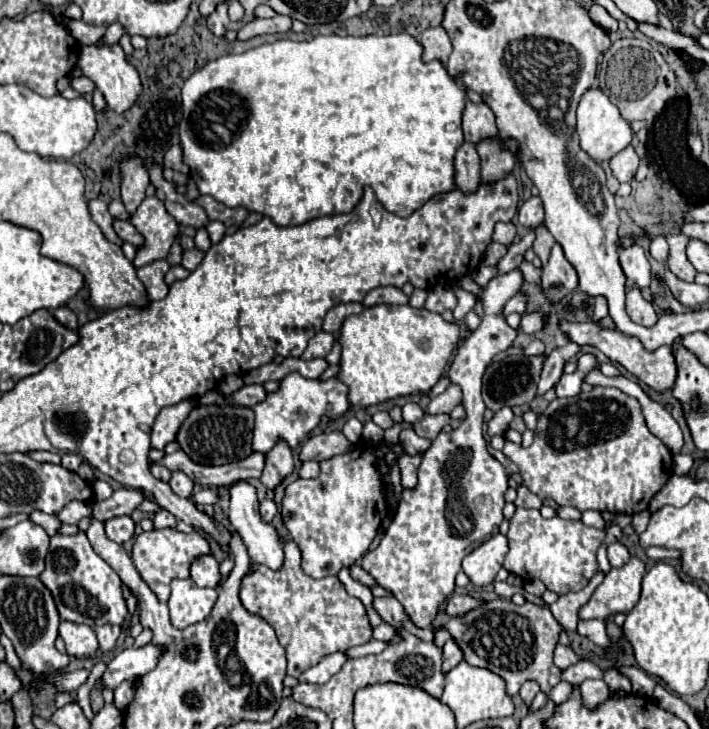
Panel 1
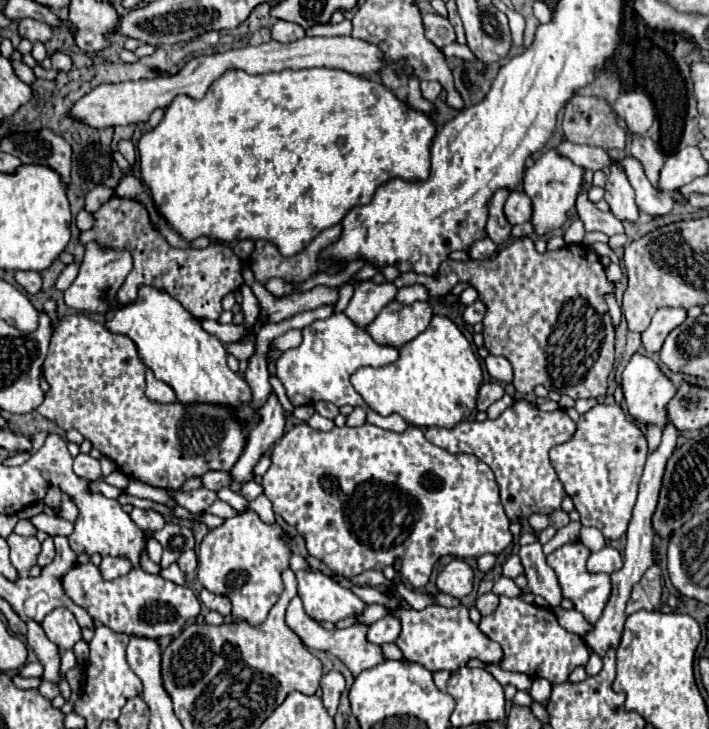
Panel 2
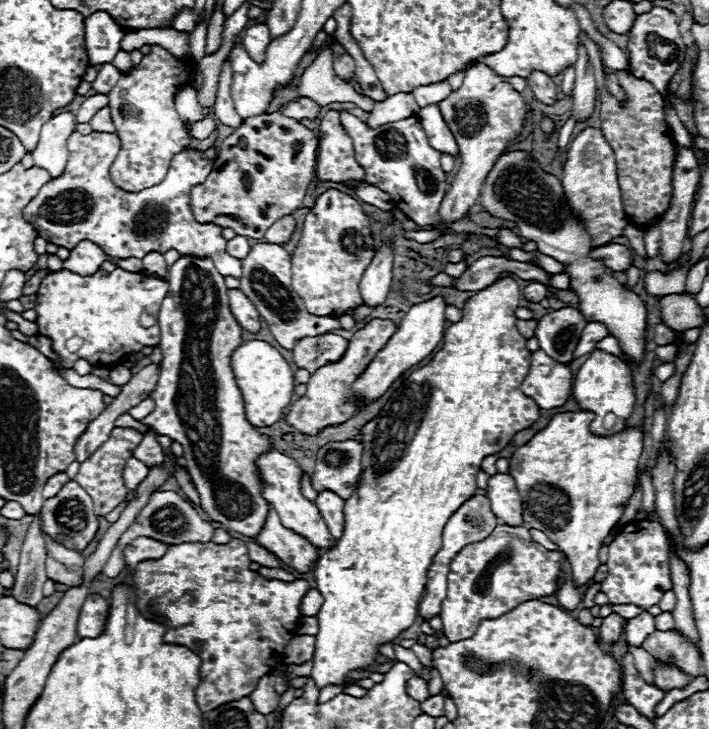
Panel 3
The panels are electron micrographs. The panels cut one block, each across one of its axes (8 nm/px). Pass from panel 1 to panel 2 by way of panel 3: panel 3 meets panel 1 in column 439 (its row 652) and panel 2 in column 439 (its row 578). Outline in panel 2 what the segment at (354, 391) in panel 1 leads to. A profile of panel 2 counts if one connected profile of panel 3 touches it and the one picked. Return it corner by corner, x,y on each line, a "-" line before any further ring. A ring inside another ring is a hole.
434,316
420,336
400,348
398,362
382,368
358,368
350,380
354,390
380,416
400,414
408,424
418,428
452,428
476,408
482,368
458,326
446,316

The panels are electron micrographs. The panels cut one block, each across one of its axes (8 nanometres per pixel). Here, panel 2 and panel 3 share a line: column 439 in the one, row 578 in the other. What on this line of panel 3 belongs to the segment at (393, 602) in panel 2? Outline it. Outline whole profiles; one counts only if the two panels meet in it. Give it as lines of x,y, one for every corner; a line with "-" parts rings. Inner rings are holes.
634,520
620,528
608,550
608,576
602,582
602,592
610,604
636,604
644,610
658,604
662,594
672,588
668,538
658,522

